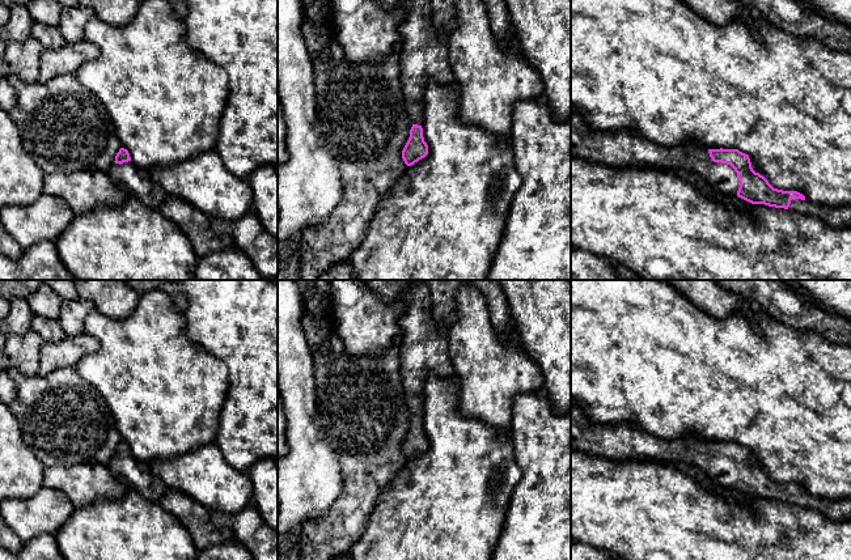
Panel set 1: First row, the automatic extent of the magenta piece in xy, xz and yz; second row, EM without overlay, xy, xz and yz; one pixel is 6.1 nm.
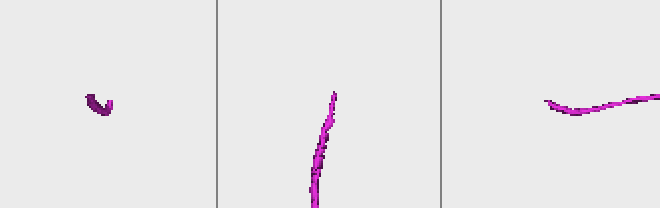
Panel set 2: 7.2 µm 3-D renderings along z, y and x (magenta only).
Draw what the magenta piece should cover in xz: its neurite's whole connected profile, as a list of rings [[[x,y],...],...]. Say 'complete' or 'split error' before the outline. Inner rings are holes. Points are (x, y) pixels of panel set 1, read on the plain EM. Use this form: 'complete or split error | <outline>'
split error | [[[424,284],[411,285],[405,302],[406,313],[398,321],[403,331],[399,360],[406,404],[412,420],[402,451],[411,459],[428,447],[422,421],[426,381],[429,376],[449,379],[454,377],[454,366],[446,331],[433,317],[428,288]]]

